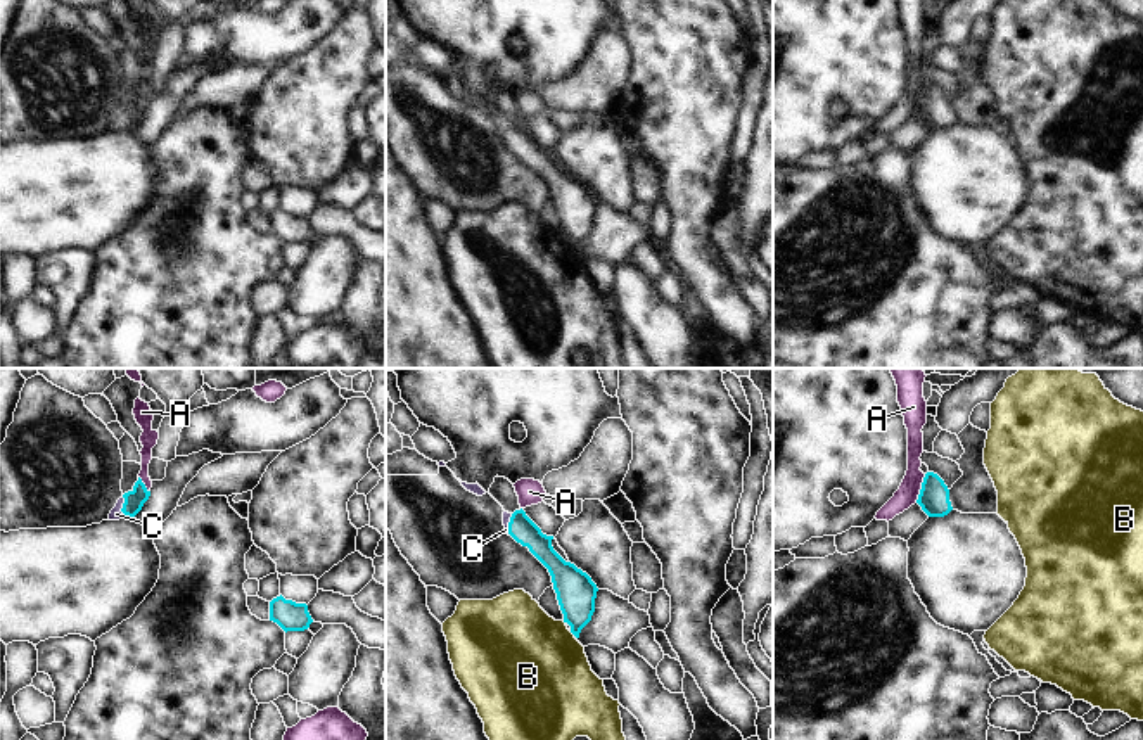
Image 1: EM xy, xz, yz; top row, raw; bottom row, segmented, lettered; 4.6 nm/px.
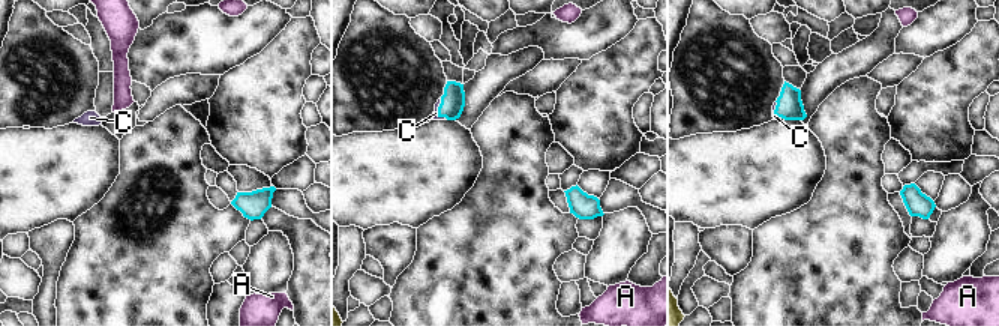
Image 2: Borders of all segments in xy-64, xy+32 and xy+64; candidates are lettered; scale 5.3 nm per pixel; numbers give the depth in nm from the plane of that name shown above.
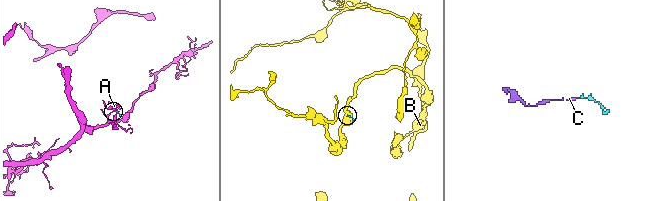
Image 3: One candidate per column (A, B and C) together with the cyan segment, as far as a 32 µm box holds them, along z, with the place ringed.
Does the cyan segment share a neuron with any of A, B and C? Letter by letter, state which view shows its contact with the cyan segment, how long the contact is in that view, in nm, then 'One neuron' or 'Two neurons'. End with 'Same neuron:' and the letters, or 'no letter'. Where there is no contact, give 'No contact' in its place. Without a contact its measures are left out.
A: Touches cyan in yz. Shared border 140 nm. Two neurons
B: Touches cyan in xz. Shared border 40 nm. Two neurons
C: Touches cyan in xy. Shared border 100 nm. One neuron
Same neuron: C

